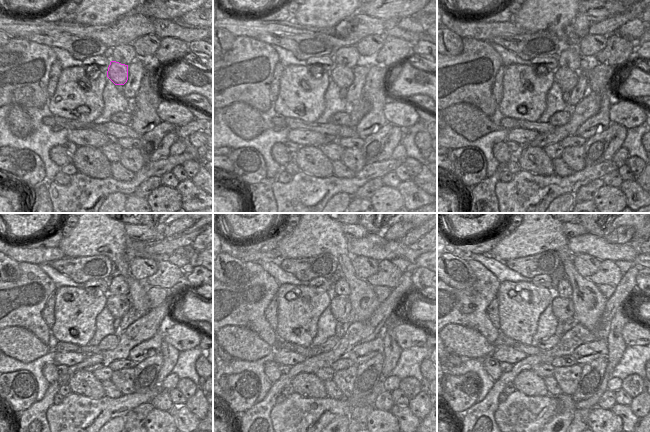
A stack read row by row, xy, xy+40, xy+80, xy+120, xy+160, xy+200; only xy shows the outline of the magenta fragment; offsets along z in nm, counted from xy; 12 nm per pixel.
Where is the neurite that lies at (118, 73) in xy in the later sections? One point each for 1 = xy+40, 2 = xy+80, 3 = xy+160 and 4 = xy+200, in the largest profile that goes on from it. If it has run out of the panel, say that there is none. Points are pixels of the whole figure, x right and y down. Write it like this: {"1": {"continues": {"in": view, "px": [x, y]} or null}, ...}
{"1": {"continues": {"in": "xy+40", "px": [343, 76]}}, "2": {"continues": {"in": "xy+80", "px": [567, 79]}}, "3": {"continues": {"in": "xy+160", "px": [340, 306]}}, "4": {"continues": {"in": "xy+200", "px": [563, 308]}}}

